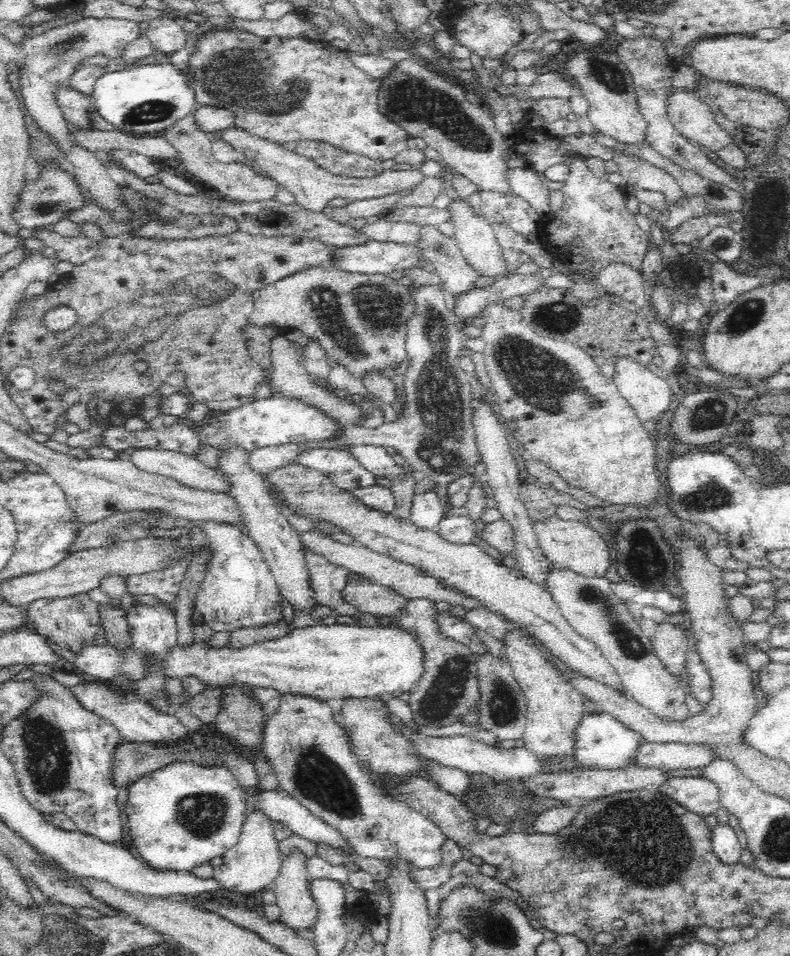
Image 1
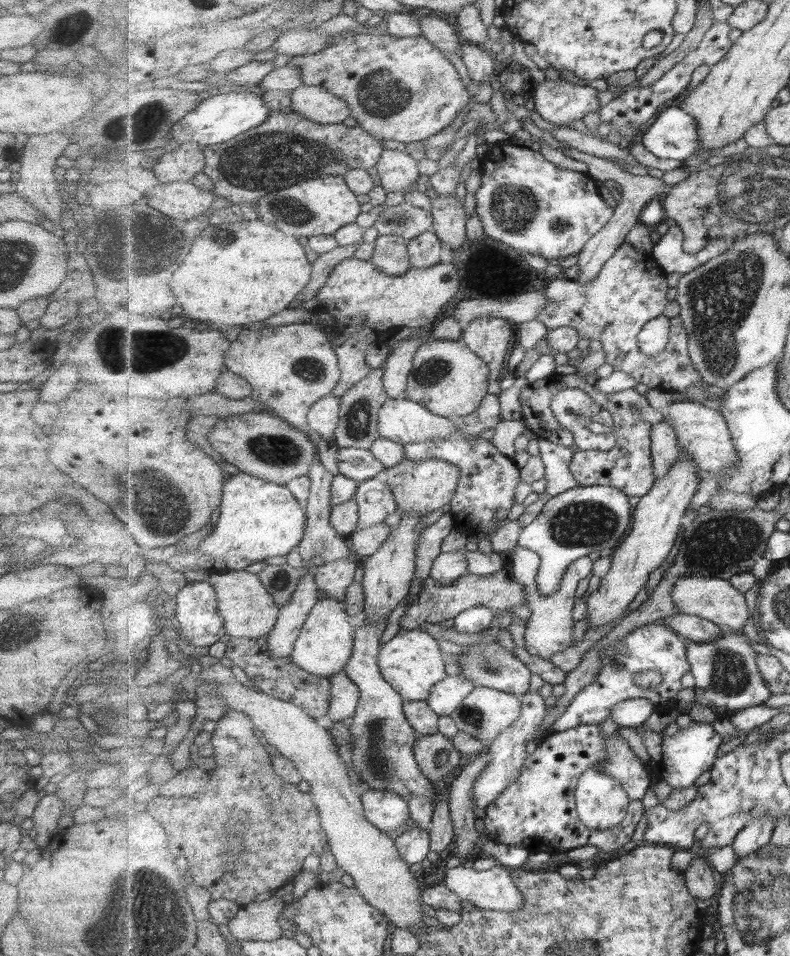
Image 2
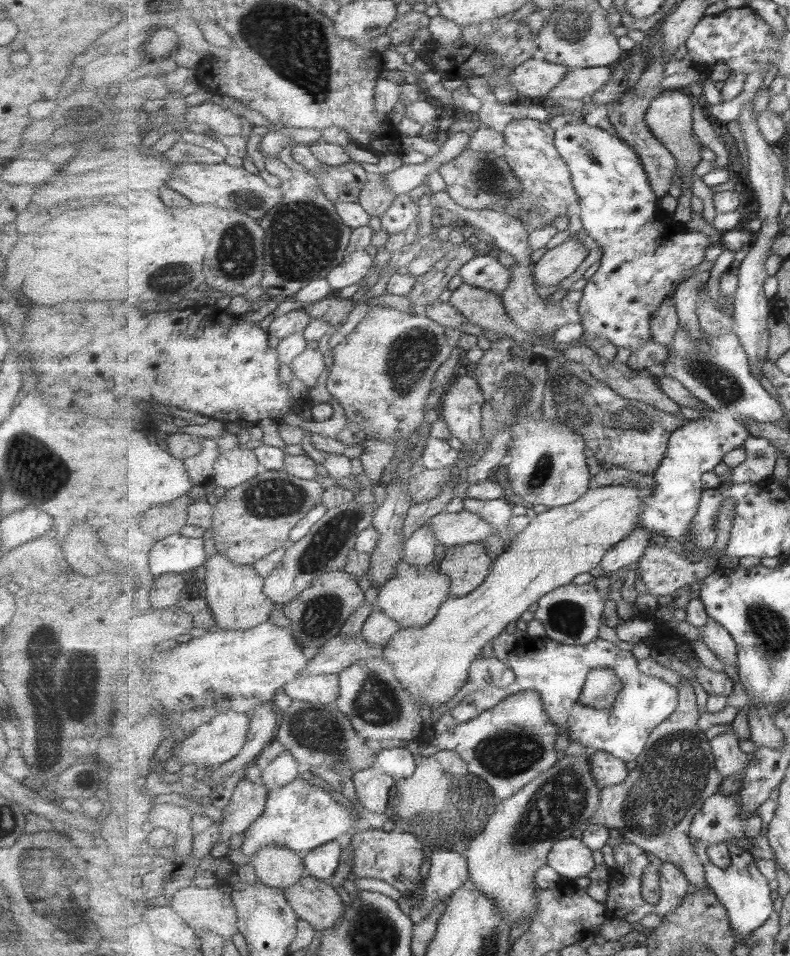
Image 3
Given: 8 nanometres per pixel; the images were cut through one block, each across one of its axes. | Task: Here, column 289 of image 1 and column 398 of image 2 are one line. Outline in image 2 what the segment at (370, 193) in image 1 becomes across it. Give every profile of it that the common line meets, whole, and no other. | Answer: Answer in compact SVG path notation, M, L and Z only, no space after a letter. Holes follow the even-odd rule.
M385 149L375 168L381 177L381 185L387 192L407 193L411 184L415 184L417 178L421 178L422 175L417 160L411 154L396 149Z

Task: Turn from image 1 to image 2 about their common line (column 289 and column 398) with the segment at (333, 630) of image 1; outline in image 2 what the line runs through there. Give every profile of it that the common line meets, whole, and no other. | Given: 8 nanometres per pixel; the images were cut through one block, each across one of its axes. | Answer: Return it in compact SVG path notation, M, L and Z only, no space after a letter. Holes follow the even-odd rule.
M421 629L403 630L380 649L379 666L385 679L409 701L428 700L433 688L447 676L447 658L439 639Z

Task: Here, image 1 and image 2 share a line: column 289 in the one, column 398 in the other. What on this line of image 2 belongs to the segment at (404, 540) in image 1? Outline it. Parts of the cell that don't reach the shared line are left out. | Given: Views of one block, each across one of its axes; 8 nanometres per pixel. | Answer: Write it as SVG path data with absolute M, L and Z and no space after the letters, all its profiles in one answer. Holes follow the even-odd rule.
M406 458L397 466L386 468L383 477L391 485L401 515L428 515L453 501L459 486L461 469L443 459L415 461Z

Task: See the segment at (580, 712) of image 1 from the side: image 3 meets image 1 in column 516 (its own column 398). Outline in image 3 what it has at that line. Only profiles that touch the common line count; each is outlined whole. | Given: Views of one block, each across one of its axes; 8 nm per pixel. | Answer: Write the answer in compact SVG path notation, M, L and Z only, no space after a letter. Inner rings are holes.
M604 486L589 489L588 492L573 505L555 509L547 509L537 514L530 523L517 533L508 551L494 559L490 575L484 584L471 594L465 596L450 596L444 605L440 606L437 618L427 626L417 628L402 628L385 647L385 660L394 668L397 680L401 682L417 707L428 704L433 709L441 704L450 704L459 697L459 692L469 680L469 668L473 660L481 654L485 644L497 638L505 631L511 622L519 620L527 608L539 602L548 592L575 582L577 576L591 572L600 566L605 553L616 544L625 540L641 520L641 512L645 500L655 492L652 488L640 486Z

